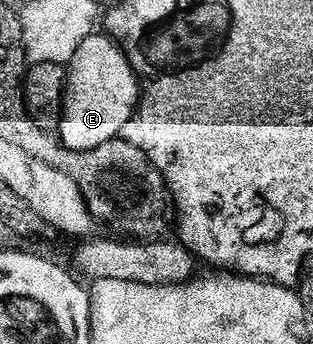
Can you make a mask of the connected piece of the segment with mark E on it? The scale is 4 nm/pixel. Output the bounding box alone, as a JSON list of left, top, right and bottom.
[58,33,141,151]

